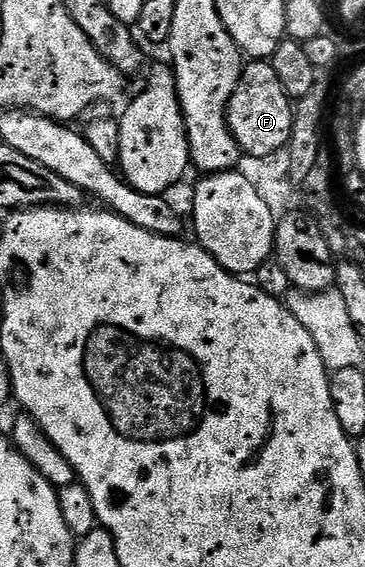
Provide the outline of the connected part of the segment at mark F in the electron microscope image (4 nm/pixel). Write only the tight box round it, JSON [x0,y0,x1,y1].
[226,59,295,156]

